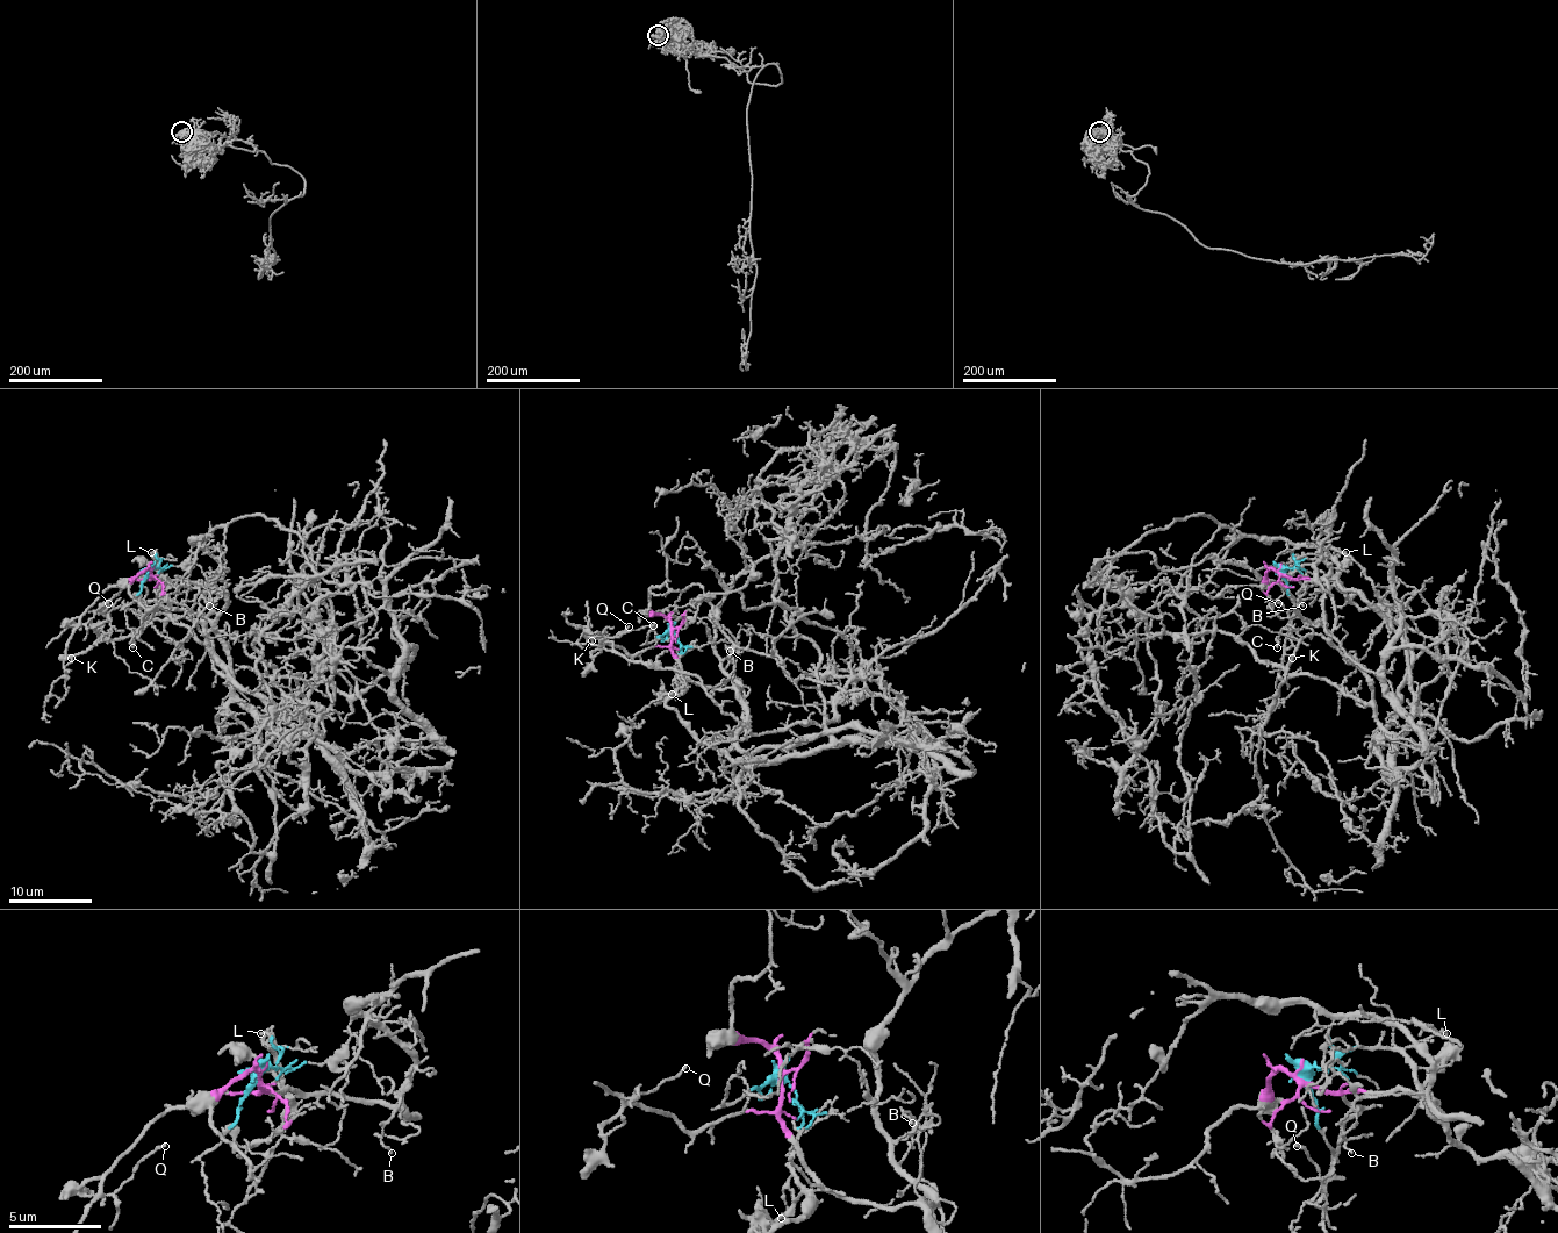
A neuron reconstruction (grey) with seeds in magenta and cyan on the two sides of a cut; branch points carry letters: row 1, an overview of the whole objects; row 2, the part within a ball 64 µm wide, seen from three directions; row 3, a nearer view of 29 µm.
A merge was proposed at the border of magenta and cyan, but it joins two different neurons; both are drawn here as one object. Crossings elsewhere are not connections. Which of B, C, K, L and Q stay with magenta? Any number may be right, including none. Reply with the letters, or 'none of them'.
B, K, Q

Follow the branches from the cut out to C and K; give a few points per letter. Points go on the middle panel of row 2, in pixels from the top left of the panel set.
C: (670, 628), (662, 637), (644, 643), (654, 626)
K: (670, 628), (670, 643), (667, 646), (650, 646), (629, 656), (583, 630), (591, 640)

